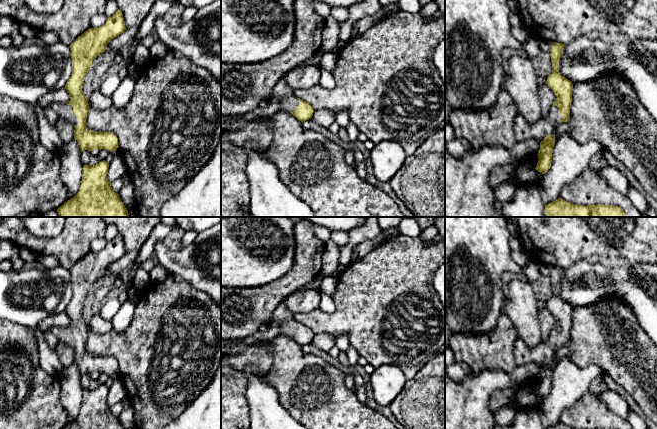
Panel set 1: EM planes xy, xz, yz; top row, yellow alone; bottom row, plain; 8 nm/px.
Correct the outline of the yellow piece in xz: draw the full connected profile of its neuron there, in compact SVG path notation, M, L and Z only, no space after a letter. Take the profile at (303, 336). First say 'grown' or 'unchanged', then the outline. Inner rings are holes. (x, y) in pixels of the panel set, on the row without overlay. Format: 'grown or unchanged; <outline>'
grown; M283 302L277 306L267 324L271 326L273 323L279 325L280 334L290 336L302 347L311 343L313 340L313 331L308 326L297 322L294 319L294 313L292 313Z

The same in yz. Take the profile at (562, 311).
grown; M552 266L550 274L552 297L547 301L546 308L556 319L550 336L546 342L536 347L529 347L519 338L515 343L515 360L518 365L535 362L540 365L538 388L536 394L545 398L551 391L553 371L555 368L554 354L557 348L566 346L570 341L573 308L559 297L559 285L563 279L565 268Z

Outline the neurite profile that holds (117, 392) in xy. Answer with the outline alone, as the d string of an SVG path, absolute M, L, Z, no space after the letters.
M115 378L113 384L109 388L107 403L109 406L127 399L127 390L119 378Z

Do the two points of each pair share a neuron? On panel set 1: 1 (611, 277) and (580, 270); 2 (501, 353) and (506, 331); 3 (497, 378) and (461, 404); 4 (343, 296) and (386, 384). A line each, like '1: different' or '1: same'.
1: same
2: same
3: same
4: different

